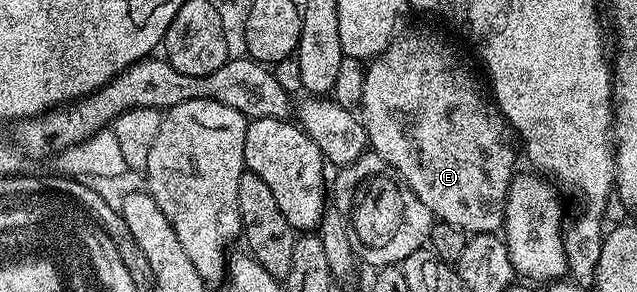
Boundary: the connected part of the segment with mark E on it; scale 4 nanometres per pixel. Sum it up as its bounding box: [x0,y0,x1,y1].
[358,30,514,233]

